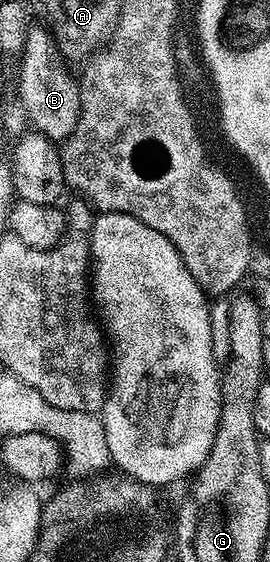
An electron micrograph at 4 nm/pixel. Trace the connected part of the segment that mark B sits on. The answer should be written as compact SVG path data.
M33 26L28 32L20 62L20 103L33 123L35 130L51 139L53 143L63 144L65 139L76 134L80 120L80 85L77 76L72 76L64 66L66 60L47 26Z

